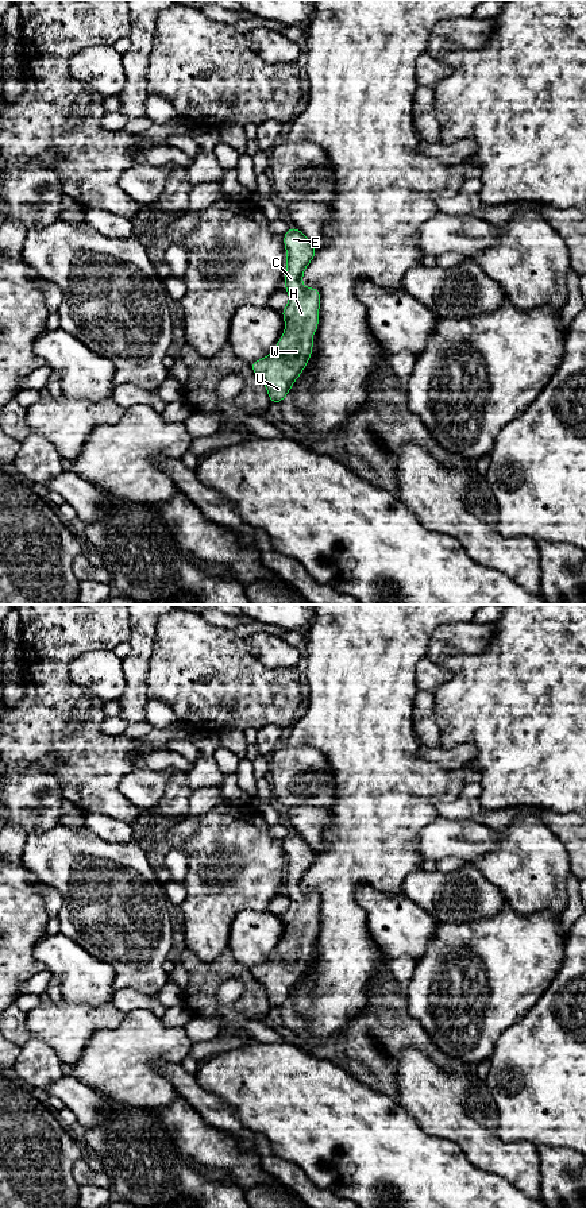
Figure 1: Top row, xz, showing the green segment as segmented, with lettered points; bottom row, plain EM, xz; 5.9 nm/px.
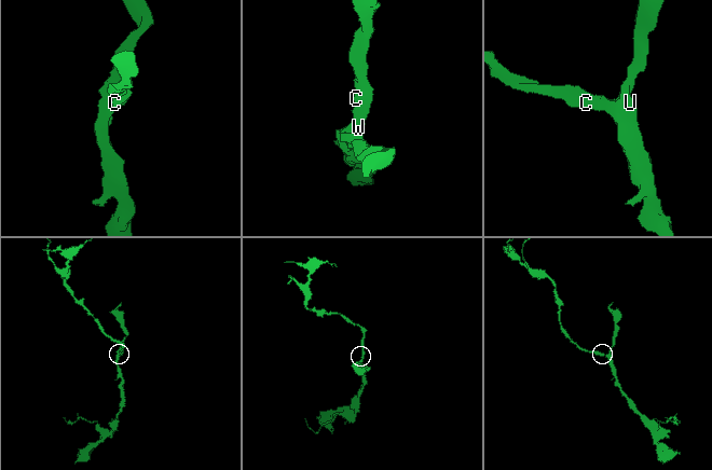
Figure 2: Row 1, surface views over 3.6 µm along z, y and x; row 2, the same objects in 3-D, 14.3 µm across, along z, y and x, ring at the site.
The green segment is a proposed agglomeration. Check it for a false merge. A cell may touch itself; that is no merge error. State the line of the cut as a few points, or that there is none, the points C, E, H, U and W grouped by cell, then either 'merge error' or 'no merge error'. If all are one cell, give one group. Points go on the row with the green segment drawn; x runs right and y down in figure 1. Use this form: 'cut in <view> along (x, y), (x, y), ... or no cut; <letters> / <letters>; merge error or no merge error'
no cut; C E H U W; no merge error

